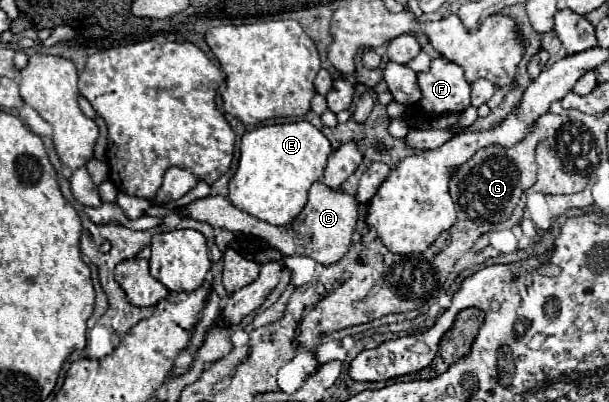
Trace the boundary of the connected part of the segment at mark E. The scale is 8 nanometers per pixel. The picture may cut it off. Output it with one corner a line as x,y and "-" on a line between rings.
301,120
249,130
243,134
239,150
237,172
229,182
231,204
263,222
285,226
307,204
311,184
321,180
331,144
319,128

